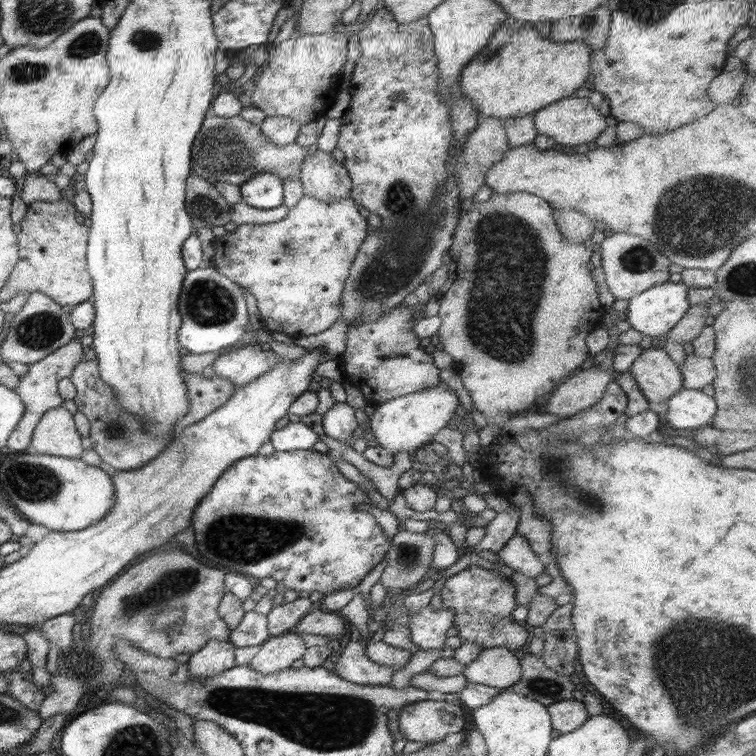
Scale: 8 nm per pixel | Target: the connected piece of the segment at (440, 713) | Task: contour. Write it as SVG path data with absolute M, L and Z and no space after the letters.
M421 700L404 704L398 712L398 731L405 741L443 742L447 734L463 731L463 711L446 700Z

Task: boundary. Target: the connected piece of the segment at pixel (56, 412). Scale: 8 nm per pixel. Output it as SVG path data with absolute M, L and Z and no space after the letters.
M61 406L47 410L32 430L31 448L37 454L61 458L81 458L83 444L73 415Z

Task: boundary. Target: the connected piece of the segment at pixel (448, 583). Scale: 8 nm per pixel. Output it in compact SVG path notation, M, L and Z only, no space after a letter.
M472 563L447 578L438 594L441 596L442 607L453 609L452 625L457 629L456 636L461 642L475 643L481 648L504 647L519 654L531 636L531 629L512 619L511 611L517 606L513 584L495 571Z

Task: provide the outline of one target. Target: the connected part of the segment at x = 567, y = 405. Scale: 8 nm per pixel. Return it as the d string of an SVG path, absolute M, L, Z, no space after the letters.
M598 366L580 369L554 388L545 410L563 419L593 407L611 381L611 373L611 370L601 370Z

